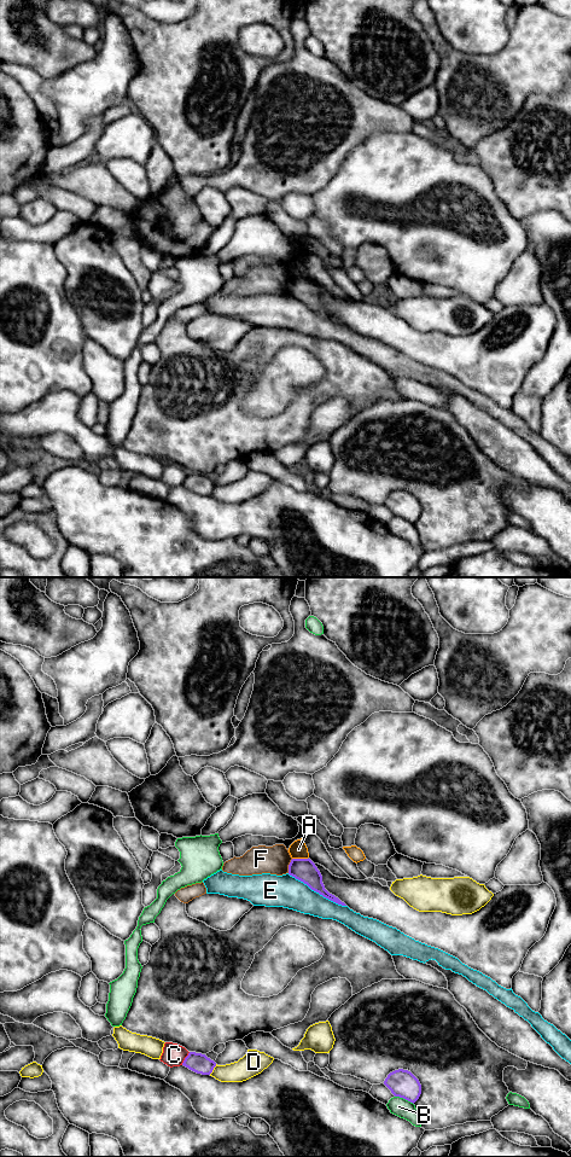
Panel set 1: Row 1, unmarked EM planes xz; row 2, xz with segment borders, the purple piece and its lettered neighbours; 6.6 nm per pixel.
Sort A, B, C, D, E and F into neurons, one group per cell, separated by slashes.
A B / C / D / E / F

